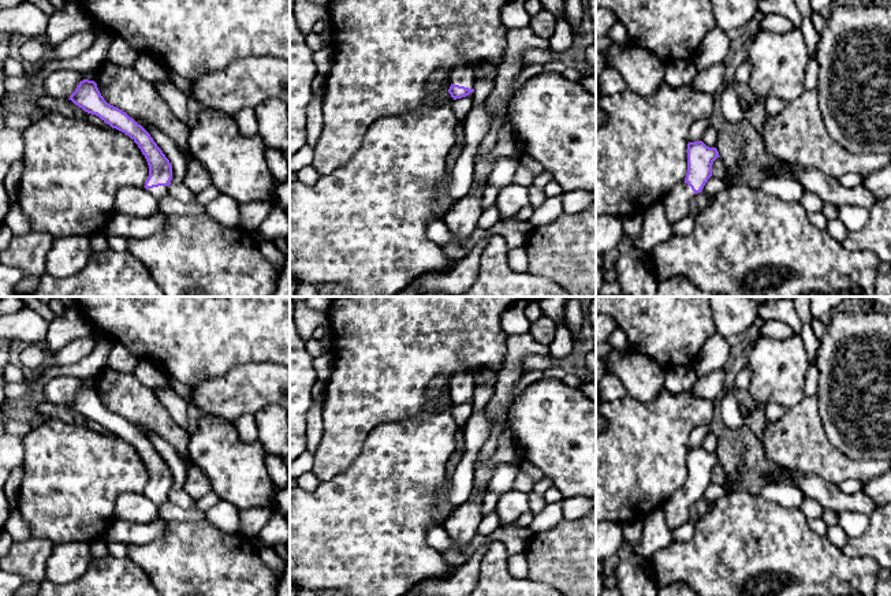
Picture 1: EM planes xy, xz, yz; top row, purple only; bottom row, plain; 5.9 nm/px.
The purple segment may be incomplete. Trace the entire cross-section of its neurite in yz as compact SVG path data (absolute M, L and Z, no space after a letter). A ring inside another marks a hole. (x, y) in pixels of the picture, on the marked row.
M702 141L687 144L687 174L683 183L676 185L663 200L667 220L674 224L689 215L690 198L701 193L712 176L712 164L720 157L716 148Z

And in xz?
M463 67L454 71L451 82L448 93L454 100L469 96L474 92L476 85L474 67Z

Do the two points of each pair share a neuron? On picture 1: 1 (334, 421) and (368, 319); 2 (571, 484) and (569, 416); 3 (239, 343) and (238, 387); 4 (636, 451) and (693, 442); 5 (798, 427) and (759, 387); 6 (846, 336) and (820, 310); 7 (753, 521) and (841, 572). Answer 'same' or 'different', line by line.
1: same
2: same
3: different
4: different
5: different
6: different
7: same

